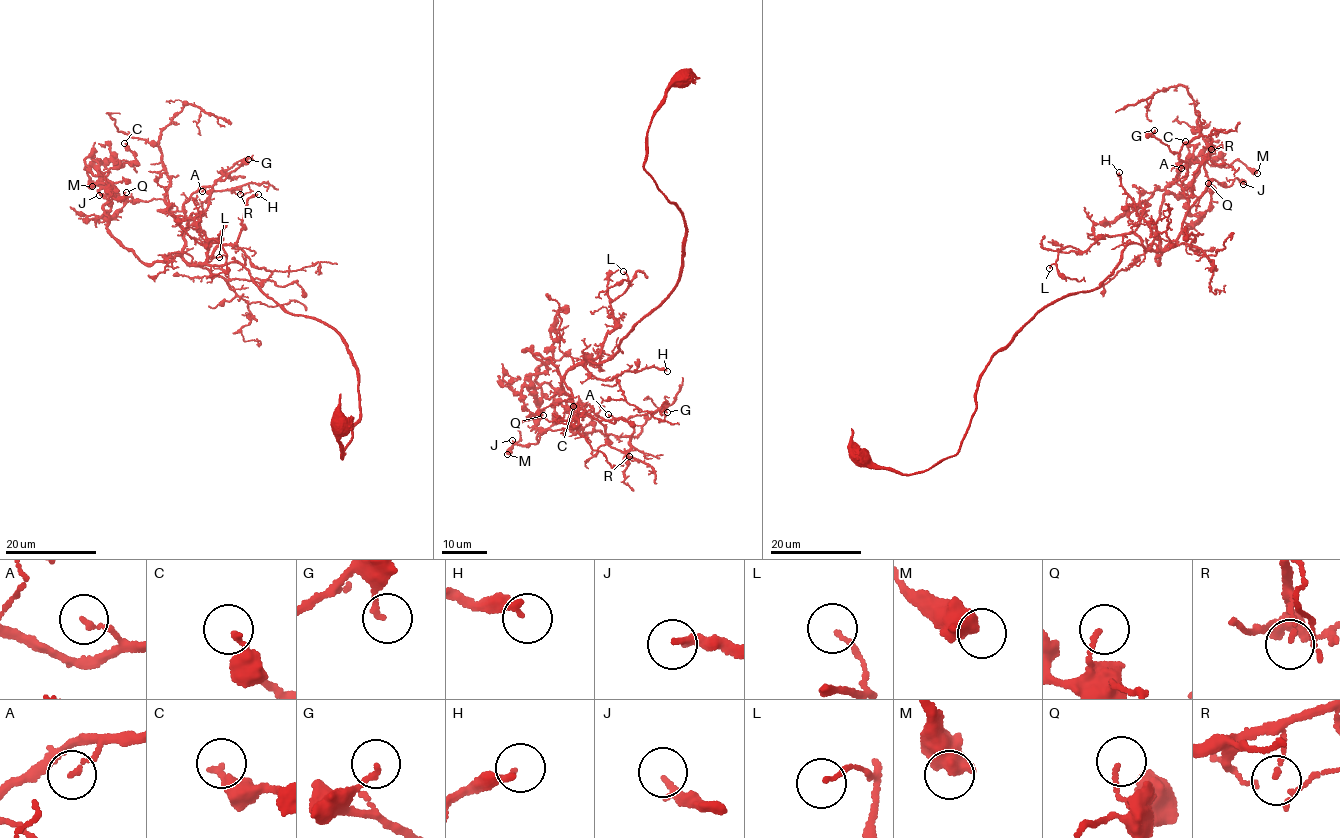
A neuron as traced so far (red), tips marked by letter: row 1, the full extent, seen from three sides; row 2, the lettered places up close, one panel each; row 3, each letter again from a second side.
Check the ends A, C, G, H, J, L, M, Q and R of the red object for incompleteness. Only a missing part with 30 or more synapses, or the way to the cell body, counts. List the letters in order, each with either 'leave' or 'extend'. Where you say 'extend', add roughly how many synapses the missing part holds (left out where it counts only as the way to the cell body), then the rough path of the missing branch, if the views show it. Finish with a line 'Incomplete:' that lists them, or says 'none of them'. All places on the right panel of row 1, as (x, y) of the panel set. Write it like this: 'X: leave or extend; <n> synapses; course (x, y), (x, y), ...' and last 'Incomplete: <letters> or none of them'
A: leave
C: leave
G: leave
H: extend; 60 synapses; course (1119, 172), (1102, 162), (1098, 147), (1084, 129), (1063, 130), (1048, 148), (1030, 155)
J: leave
L: leave
M: leave
Q: leave
R: leave
Incomplete: H

